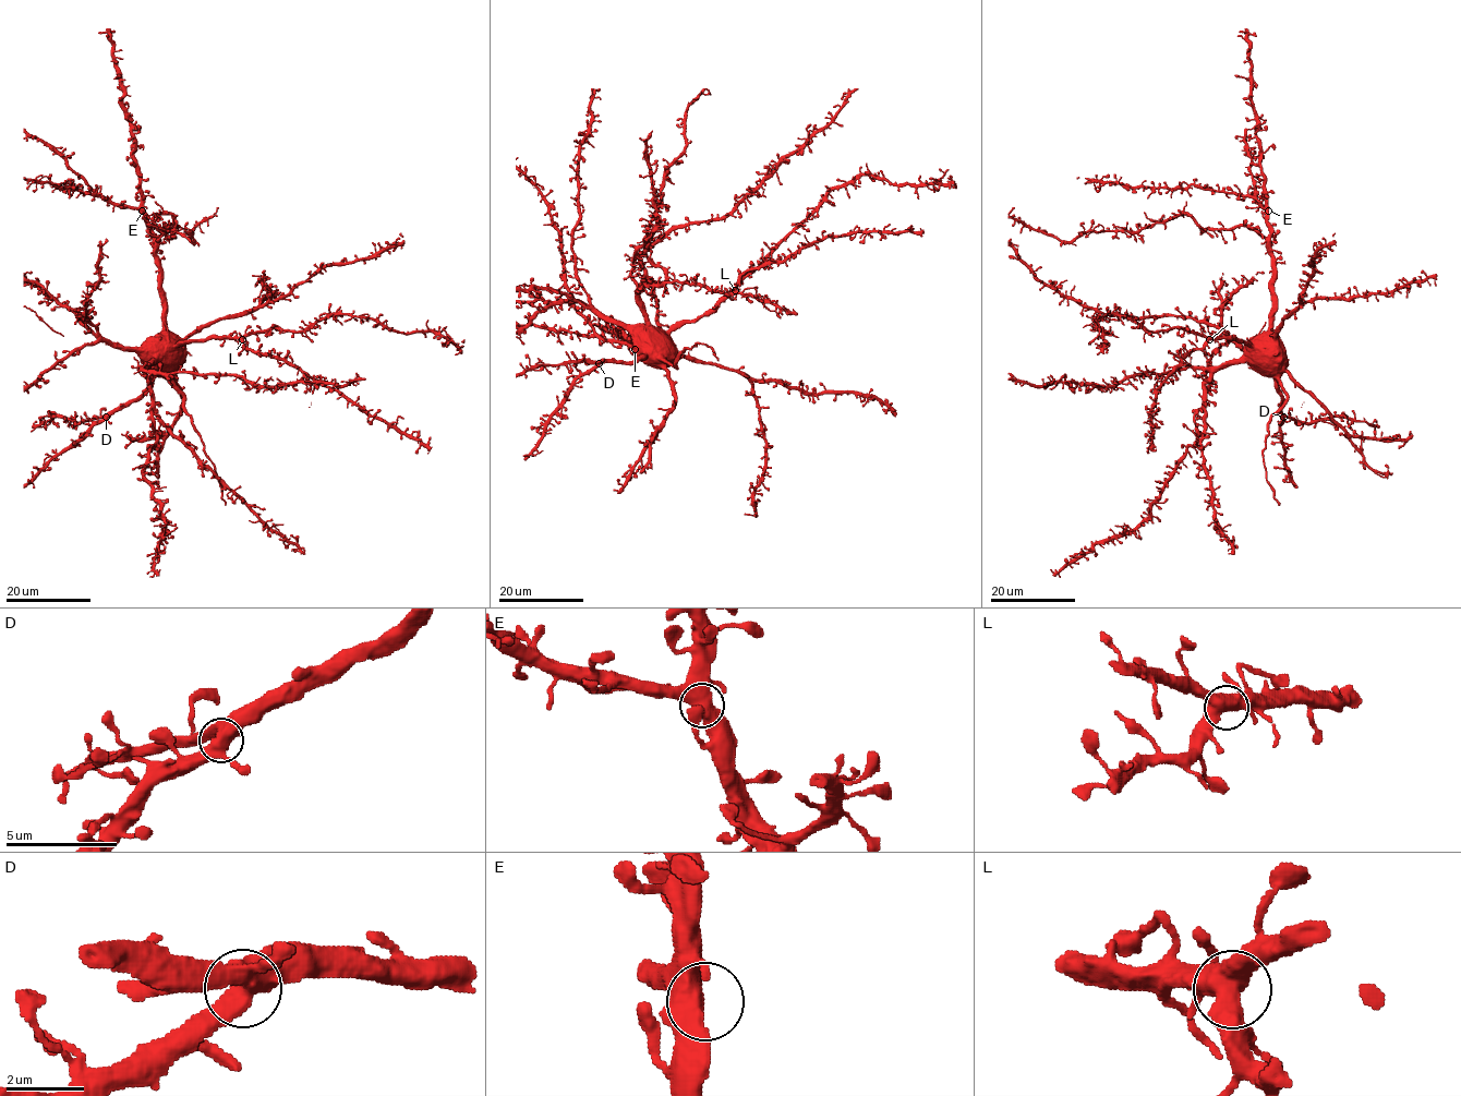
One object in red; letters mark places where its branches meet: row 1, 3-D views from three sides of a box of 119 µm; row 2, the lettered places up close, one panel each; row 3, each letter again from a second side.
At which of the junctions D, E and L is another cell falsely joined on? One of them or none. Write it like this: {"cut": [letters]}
{"cut": []}

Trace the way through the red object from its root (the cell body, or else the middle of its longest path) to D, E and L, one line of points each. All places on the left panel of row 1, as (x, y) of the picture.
D: (165, 321), (160, 342), (149, 359), (151, 384), (106, 417)
E: (165, 321), (157, 248), (147, 216), (142, 211)
L: (165, 321), (166, 333), (176, 345), (212, 338), (242, 339)

